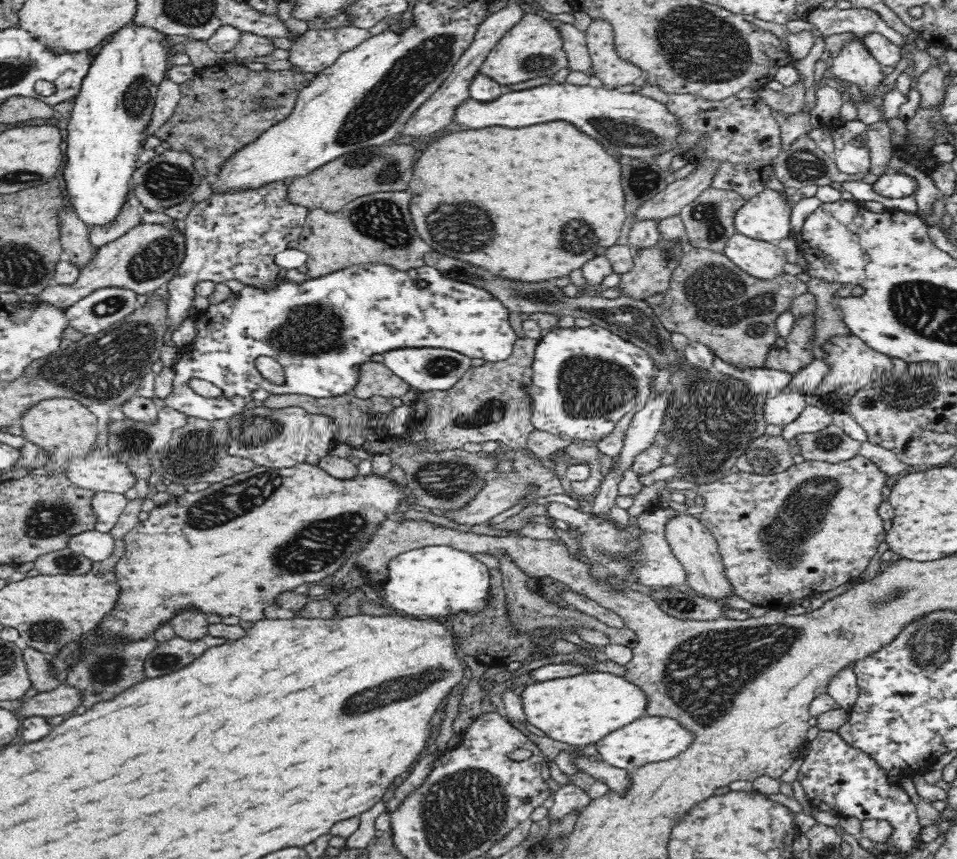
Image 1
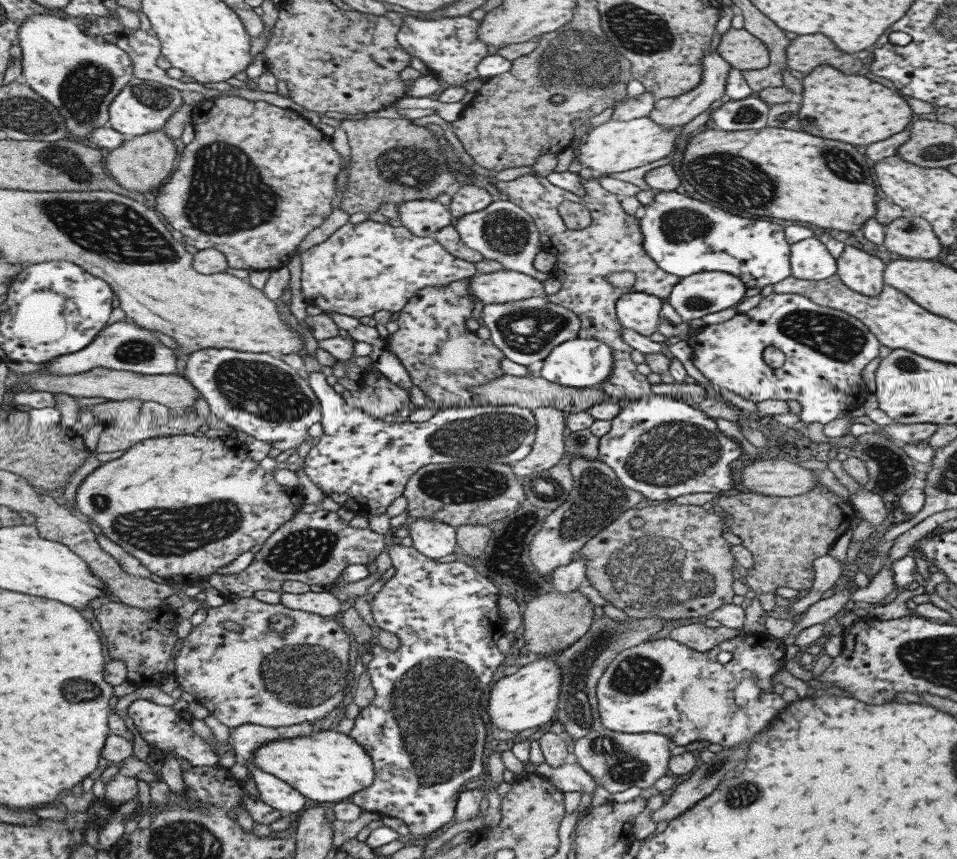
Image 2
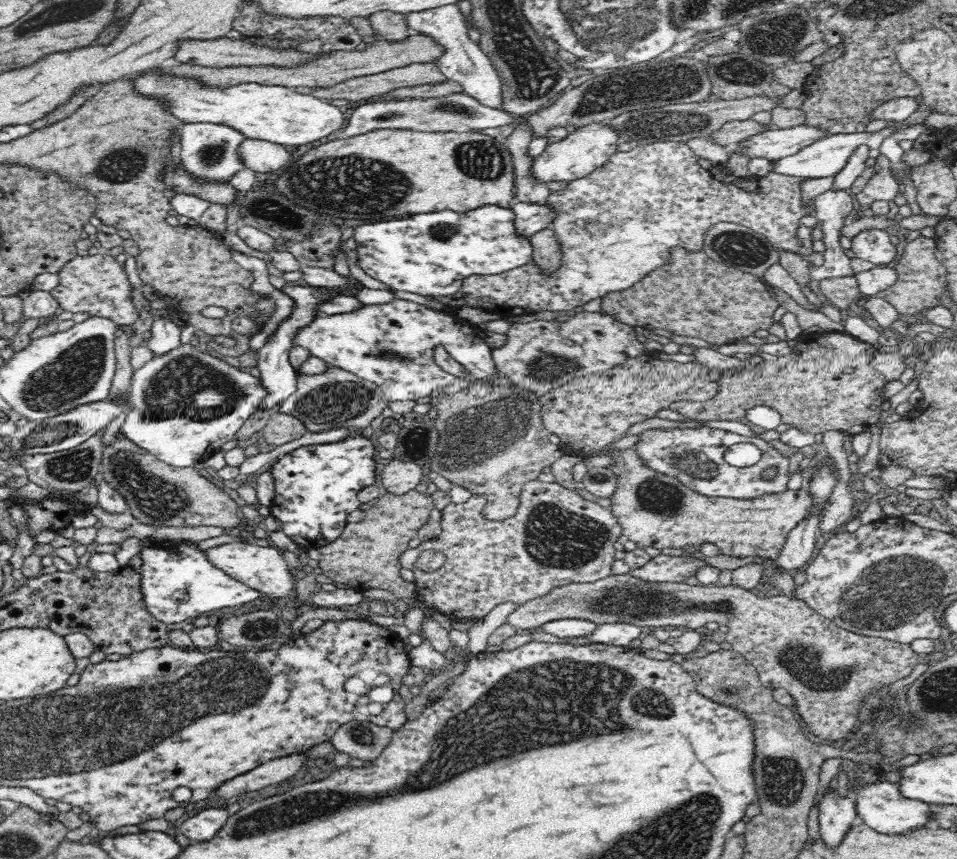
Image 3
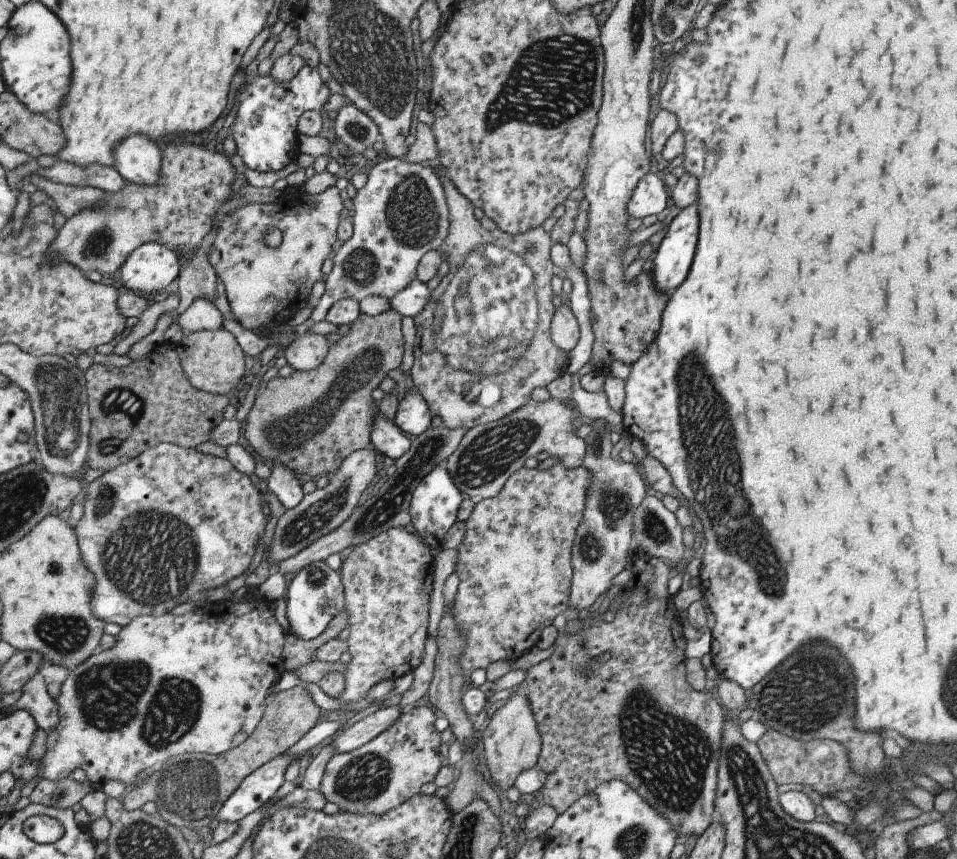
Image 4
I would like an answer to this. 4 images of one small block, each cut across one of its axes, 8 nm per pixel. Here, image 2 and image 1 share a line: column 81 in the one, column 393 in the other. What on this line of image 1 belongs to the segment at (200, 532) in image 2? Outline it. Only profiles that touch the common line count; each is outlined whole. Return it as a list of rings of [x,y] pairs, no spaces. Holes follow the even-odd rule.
[[[299,462],[296,466],[290,466],[289,468],[272,466],[257,466],[252,468],[248,472],[242,474],[236,474],[232,478],[223,479],[216,483],[210,483],[207,488],[194,493],[184,493],[181,496],[171,499],[166,505],[156,507],[149,512],[147,520],[141,522],[129,530],[124,536],[125,542],[123,555],[118,559],[115,568],[115,576],[118,583],[120,583],[120,598],[118,598],[118,604],[116,608],[112,610],[112,614],[104,620],[104,626],[100,626],[98,633],[106,633],[108,637],[114,635],[122,635],[124,639],[137,639],[144,638],[150,633],[153,634],[155,628],[160,622],[169,621],[174,618],[174,614],[178,610],[184,610],[188,606],[196,606],[200,608],[202,613],[209,615],[216,613],[220,617],[226,617],[229,615],[237,616],[242,620],[250,620],[256,622],[264,619],[263,613],[267,606],[273,604],[273,598],[282,594],[284,591],[293,591],[297,586],[306,584],[317,584],[319,580],[324,580],[326,576],[332,576],[338,568],[340,568],[345,562],[348,562],[358,550],[362,550],[368,540],[374,538],[376,530],[380,528],[380,524],[384,520],[388,520],[390,514],[396,514],[398,506],[402,504],[408,504],[408,498],[411,497],[410,489],[407,486],[401,486],[400,484],[393,482],[390,478],[385,476],[378,476],[378,474],[368,474],[363,476],[358,474],[350,480],[341,480],[335,478],[325,472],[317,464],[309,464],[308,462]],[[278,484],[278,488],[276,488]],[[266,490],[274,490],[272,496],[266,498]],[[242,502],[248,506],[248,502],[262,502],[262,504],[256,504],[256,506],[250,506],[246,508],[246,512],[242,514]],[[216,504],[216,506],[214,506]],[[226,512],[228,512],[228,522],[226,522]],[[236,514],[238,516],[236,516]],[[314,570],[314,572],[312,572]]]

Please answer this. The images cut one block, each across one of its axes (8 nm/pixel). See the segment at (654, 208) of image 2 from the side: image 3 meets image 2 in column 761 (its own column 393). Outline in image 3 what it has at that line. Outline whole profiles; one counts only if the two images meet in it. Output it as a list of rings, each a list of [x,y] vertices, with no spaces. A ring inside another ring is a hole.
[[[486,205],[470,212],[430,212],[414,214],[410,218],[394,218],[388,222],[363,223],[354,228],[357,242],[357,264],[372,278],[391,288],[426,295],[454,295],[461,282],[471,274],[493,275],[515,269],[532,261],[532,247],[528,238],[515,235],[515,212],[512,207]]]

